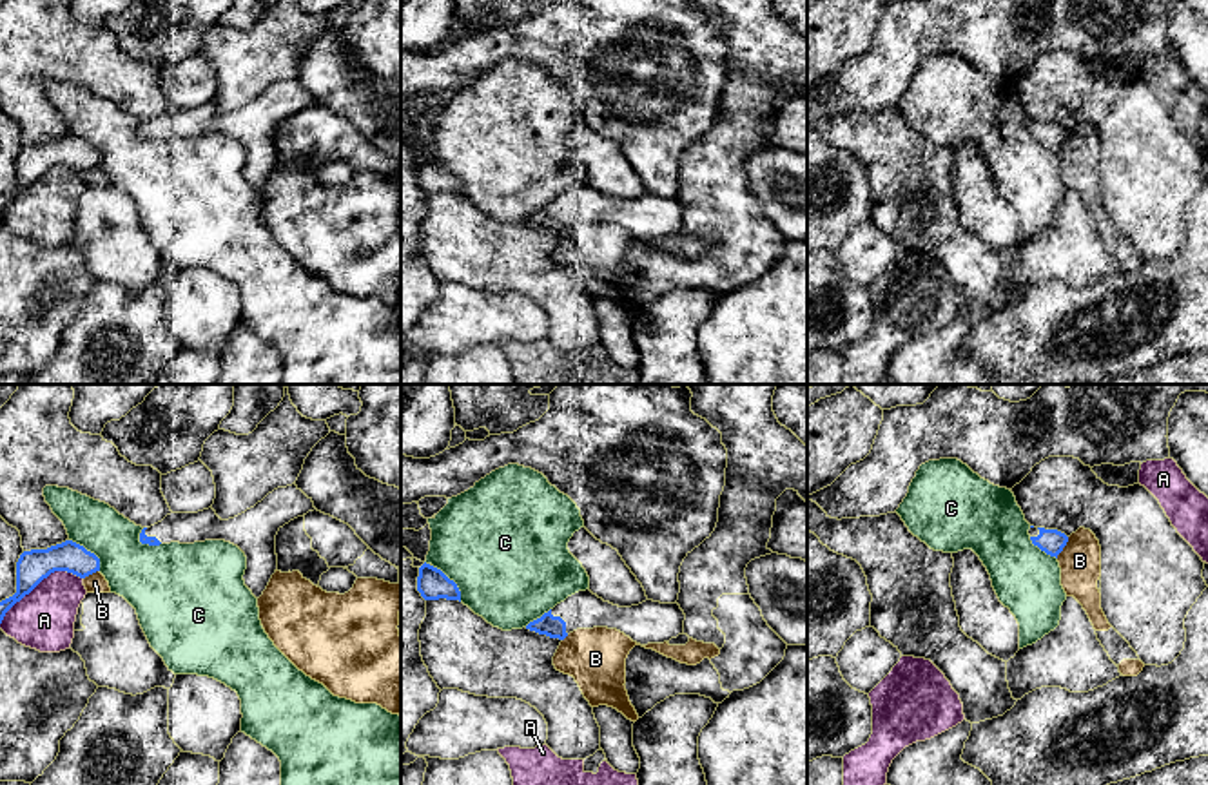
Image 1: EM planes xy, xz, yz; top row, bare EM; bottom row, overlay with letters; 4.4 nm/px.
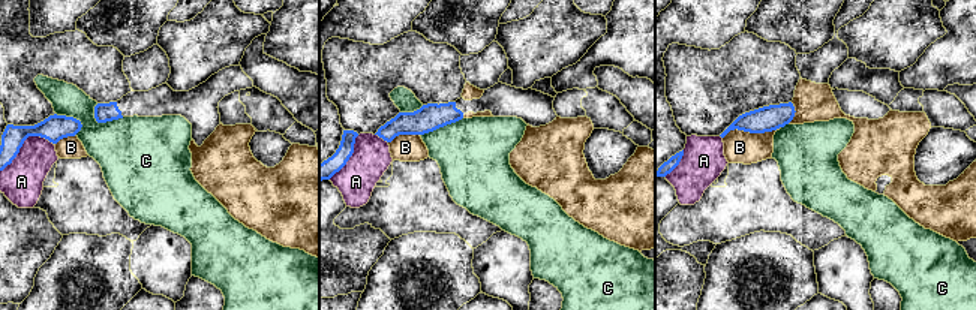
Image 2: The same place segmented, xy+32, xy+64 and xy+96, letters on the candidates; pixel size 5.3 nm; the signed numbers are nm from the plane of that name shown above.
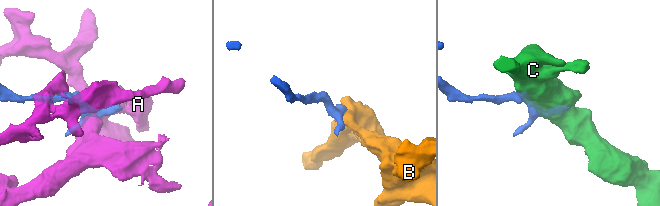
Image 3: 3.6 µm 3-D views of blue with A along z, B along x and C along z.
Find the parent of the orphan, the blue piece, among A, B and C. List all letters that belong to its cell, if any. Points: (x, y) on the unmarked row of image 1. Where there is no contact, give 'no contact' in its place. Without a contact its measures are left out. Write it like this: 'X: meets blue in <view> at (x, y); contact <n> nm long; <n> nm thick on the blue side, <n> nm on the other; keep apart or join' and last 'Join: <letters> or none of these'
A: meets blue in xy at (38, 176); contact 420 nm long; 150 nm thick on the blue side, 260 nm on the other; keep apart
B: meets blue in yz at (1063, 140); contact 110 nm long; 110 nm thick on the blue side, 190 nm on the other; keep apart
C: meets blue in xy at (89, 145); contact 200 nm long; 140 nm thick on the blue side, 260 nm on the other; keep apart
Join: none of these

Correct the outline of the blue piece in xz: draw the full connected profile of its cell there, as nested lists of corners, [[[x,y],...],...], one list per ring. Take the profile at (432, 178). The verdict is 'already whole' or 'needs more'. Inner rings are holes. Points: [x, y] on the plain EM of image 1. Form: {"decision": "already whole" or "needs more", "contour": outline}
{"decision": "already whole", "contour": [[[423,158],[417,170],[417,185],[424,194],[459,194],[461,185],[453,174],[450,174],[441,163]]]}

